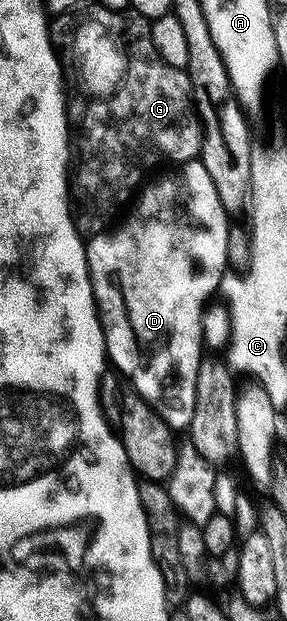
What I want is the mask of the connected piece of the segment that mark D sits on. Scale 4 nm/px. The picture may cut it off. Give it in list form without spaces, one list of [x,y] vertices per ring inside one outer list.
[[[186,161],[177,169],[180,170],[169,177],[149,180],[139,194],[140,202],[138,197],[131,206],[132,214],[111,231],[87,238],[84,254],[96,300],[96,314],[104,328],[107,360],[111,364],[113,361],[128,376],[127,384],[154,406],[172,430],[181,431],[187,430],[194,419],[200,352],[206,349],[202,319],[210,301],[208,296],[219,290],[220,281],[229,268],[226,235],[230,213],[222,199],[218,199],[218,191],[214,191],[214,183],[203,161]]]

